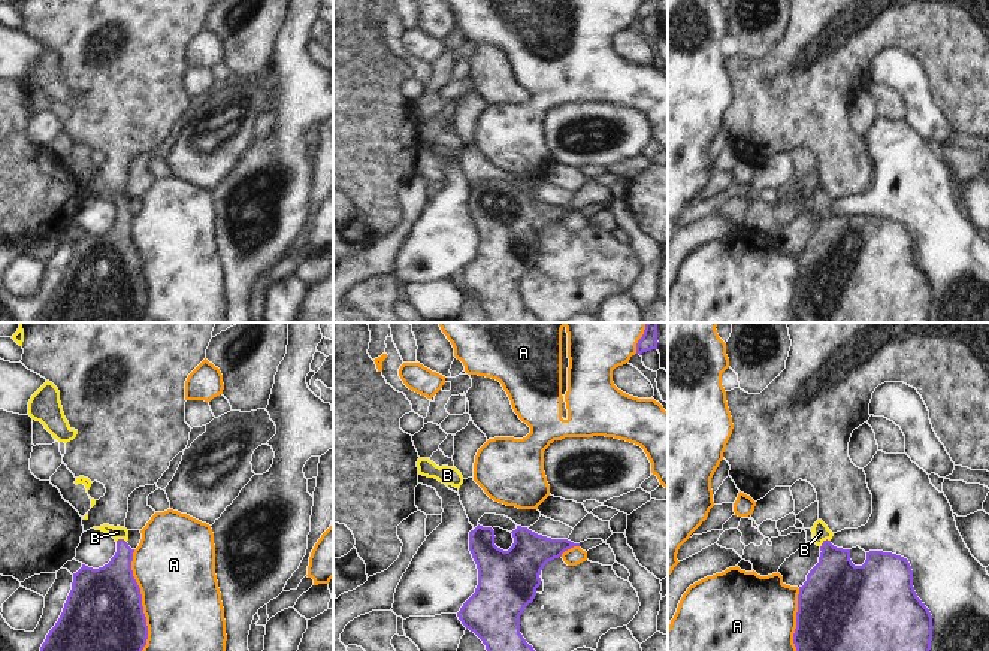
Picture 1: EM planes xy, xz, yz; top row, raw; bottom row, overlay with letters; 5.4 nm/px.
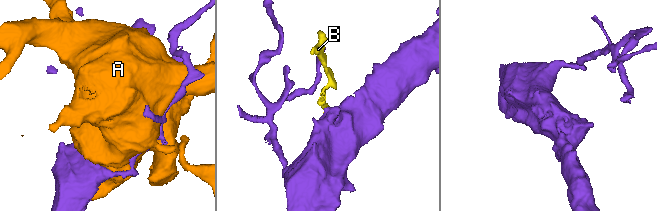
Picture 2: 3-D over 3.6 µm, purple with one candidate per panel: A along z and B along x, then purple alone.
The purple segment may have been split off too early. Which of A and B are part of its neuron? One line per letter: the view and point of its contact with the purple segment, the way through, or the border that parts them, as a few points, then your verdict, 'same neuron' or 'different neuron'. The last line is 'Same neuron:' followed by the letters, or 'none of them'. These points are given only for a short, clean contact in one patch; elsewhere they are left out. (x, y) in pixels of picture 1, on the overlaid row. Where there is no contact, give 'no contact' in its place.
A: meets purple in xy at (141, 600); different neuron
B: meets purple in yz at (823, 542); runs through yz (835, 587), (834, 562), (823, 542), (820, 532); same neuron
Same neuron: B

